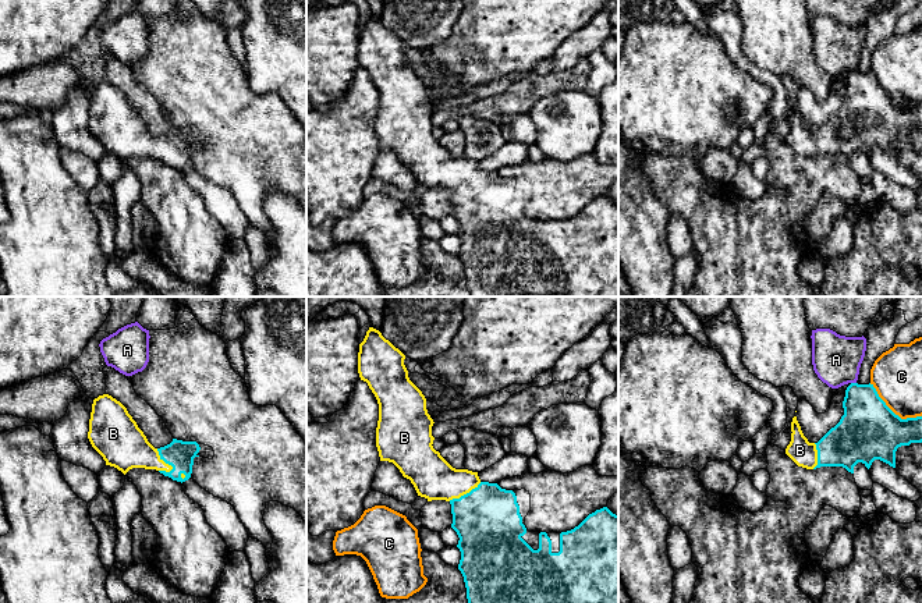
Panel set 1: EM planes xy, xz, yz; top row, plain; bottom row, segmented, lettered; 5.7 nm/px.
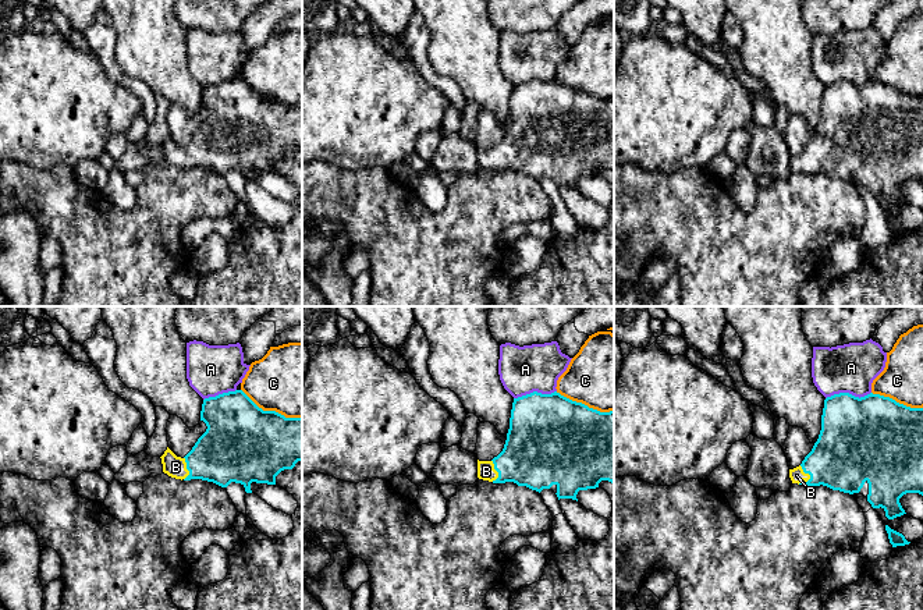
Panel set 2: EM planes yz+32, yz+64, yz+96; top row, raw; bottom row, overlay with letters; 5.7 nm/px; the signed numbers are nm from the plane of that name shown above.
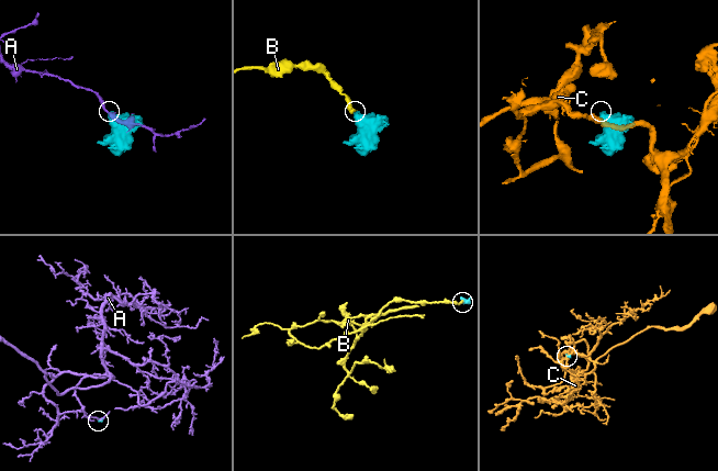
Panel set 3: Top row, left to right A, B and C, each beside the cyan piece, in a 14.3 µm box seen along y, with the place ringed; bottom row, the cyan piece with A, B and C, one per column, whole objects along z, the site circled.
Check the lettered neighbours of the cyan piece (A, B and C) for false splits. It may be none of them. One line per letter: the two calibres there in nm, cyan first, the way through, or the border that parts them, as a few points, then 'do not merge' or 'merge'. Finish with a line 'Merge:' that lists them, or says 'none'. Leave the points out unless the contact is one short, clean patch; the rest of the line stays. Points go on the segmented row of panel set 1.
A: 300/280 nm | do not merge
B: 160/260 nm | across xy (180, 454), (174, 460), (165, 461), (149, 458), (124, 446) | merge
C: 340/280 nm | do not merge
Merge: B

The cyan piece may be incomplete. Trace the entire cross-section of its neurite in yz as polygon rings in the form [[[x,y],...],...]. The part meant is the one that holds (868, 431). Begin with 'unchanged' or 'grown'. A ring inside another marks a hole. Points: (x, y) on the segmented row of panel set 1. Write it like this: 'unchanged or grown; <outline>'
grown; [[[851,383],[843,408],[840,422],[818,443],[809,443],[797,416],[792,418],[791,441],[786,454],[798,467],[843,467],[854,473],[858,462],[869,469],[875,460],[880,460],[896,468],[898,447],[922,443],[922,416],[901,419],[870,383]]]

